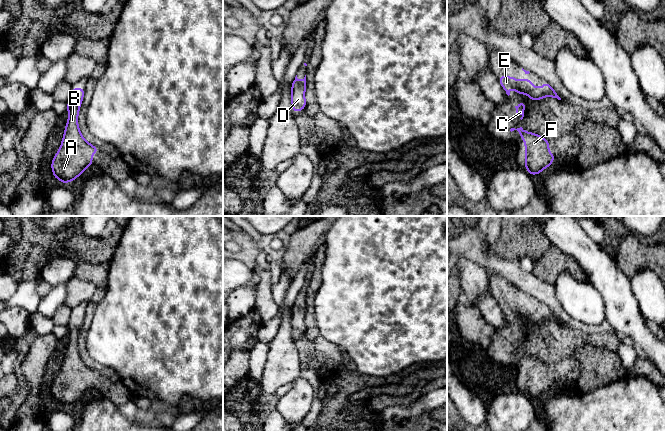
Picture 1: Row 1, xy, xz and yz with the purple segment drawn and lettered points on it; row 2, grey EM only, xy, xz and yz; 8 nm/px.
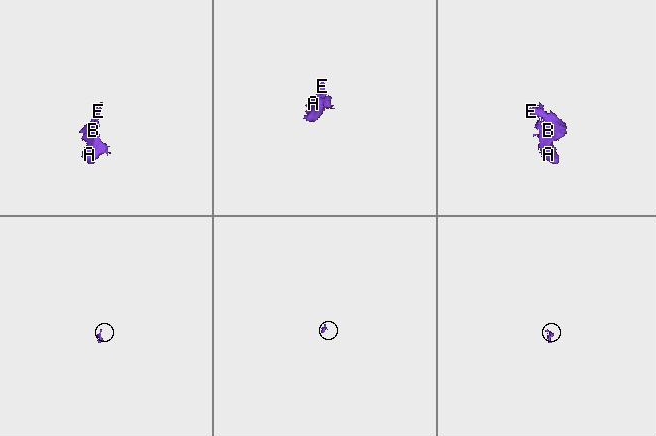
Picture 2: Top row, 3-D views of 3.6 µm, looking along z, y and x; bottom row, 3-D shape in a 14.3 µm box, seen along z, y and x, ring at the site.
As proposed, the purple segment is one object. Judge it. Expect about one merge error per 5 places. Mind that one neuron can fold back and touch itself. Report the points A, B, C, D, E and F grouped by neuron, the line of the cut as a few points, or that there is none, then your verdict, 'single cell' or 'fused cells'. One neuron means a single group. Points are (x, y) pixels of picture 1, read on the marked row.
A B C D E F | no cut | single cell

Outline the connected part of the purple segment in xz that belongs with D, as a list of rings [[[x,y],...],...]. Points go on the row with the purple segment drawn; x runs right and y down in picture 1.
[[[296,75],[294,81],[291,84],[291,88],[292,110],[295,113],[298,113],[299,111],[305,109],[306,107],[305,101],[306,75],[303,80],[299,80]]]

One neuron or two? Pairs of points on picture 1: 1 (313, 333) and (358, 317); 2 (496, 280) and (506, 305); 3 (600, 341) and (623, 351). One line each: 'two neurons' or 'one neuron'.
1: two neurons
2: one neuron
3: two neurons

